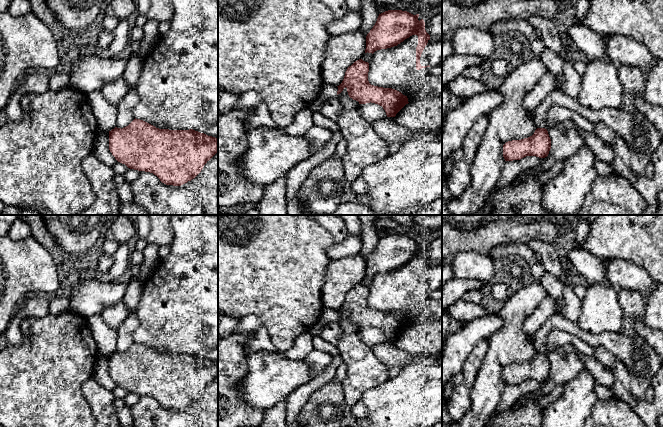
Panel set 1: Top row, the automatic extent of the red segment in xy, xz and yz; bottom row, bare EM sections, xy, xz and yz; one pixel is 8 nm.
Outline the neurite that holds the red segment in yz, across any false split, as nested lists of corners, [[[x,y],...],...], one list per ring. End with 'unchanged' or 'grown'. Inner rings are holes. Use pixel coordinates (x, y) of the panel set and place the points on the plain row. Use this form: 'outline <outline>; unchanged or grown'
outline [[[537,352],[534,358],[521,364],[508,365],[503,369],[505,385],[520,384],[526,380],[545,382],[551,373],[551,363],[545,352]]]; unchanged

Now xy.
outline [[[135,342],[122,353],[115,351],[109,355],[109,374],[130,393],[153,397],[166,409],[181,410],[194,403],[218,376],[218,362],[193,353],[159,353]]]; unchanged

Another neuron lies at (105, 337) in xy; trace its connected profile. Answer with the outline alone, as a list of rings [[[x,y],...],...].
[[[93,315],[86,320],[98,346],[99,355],[107,356],[114,353],[117,345],[117,330],[110,328],[101,315]]]

